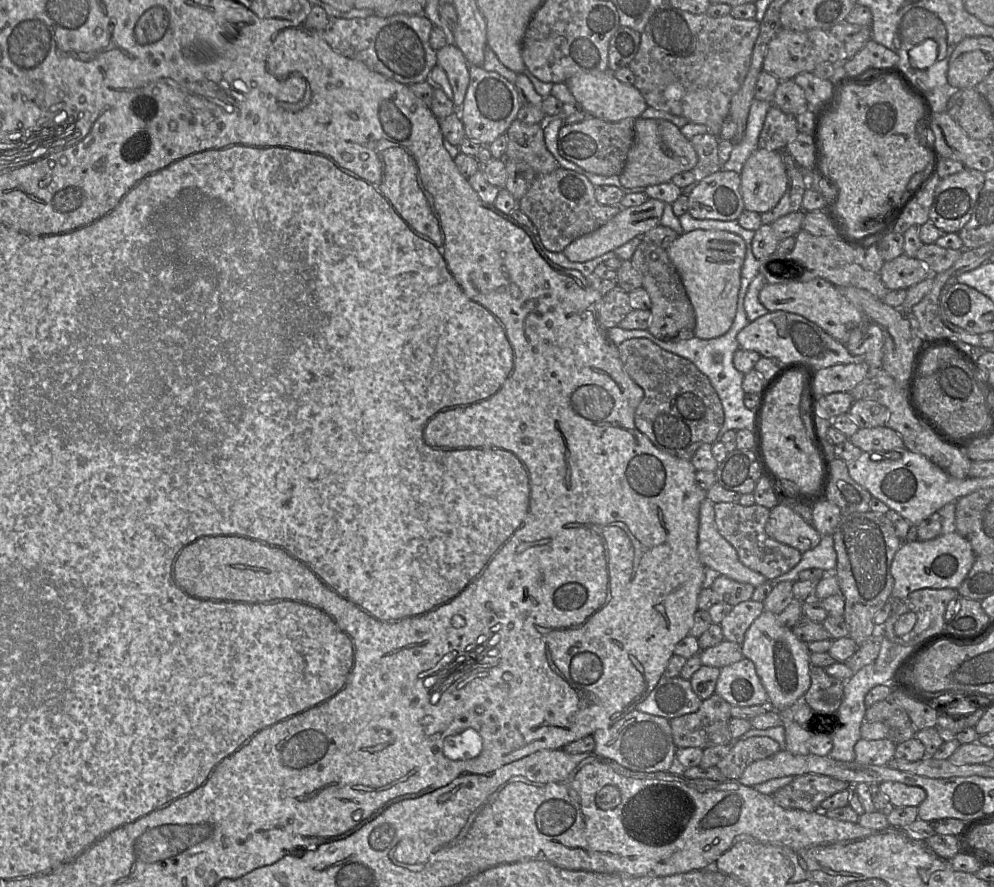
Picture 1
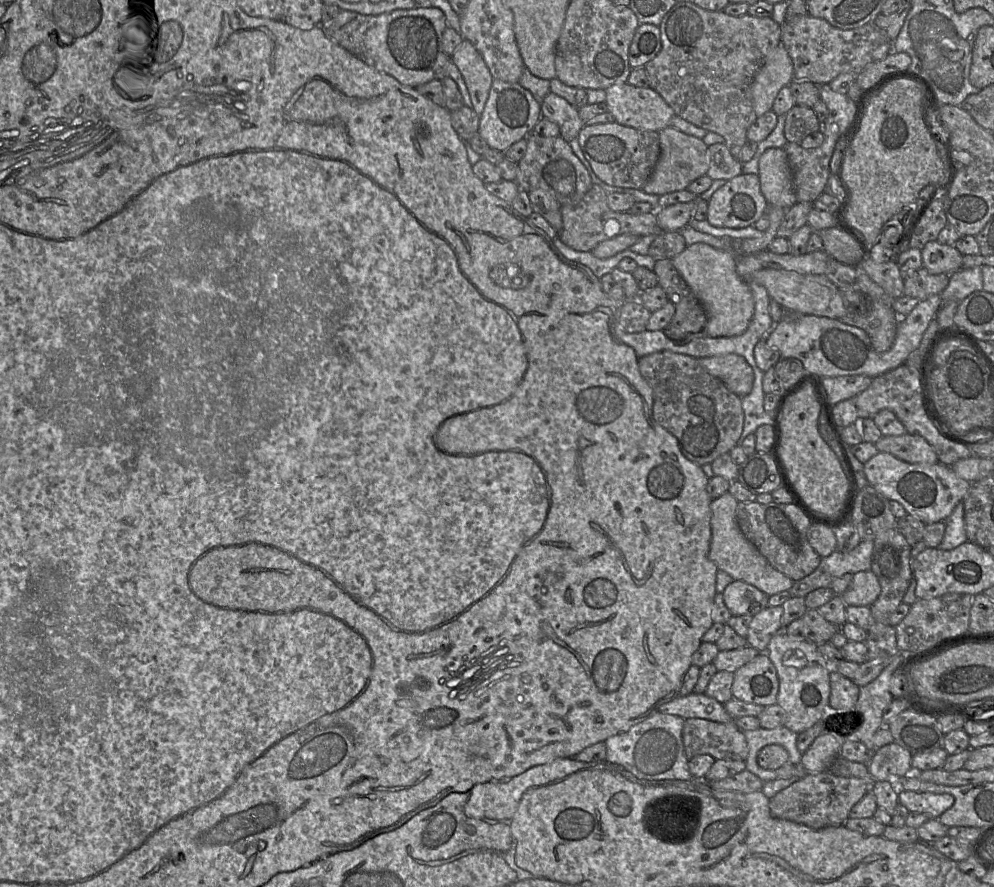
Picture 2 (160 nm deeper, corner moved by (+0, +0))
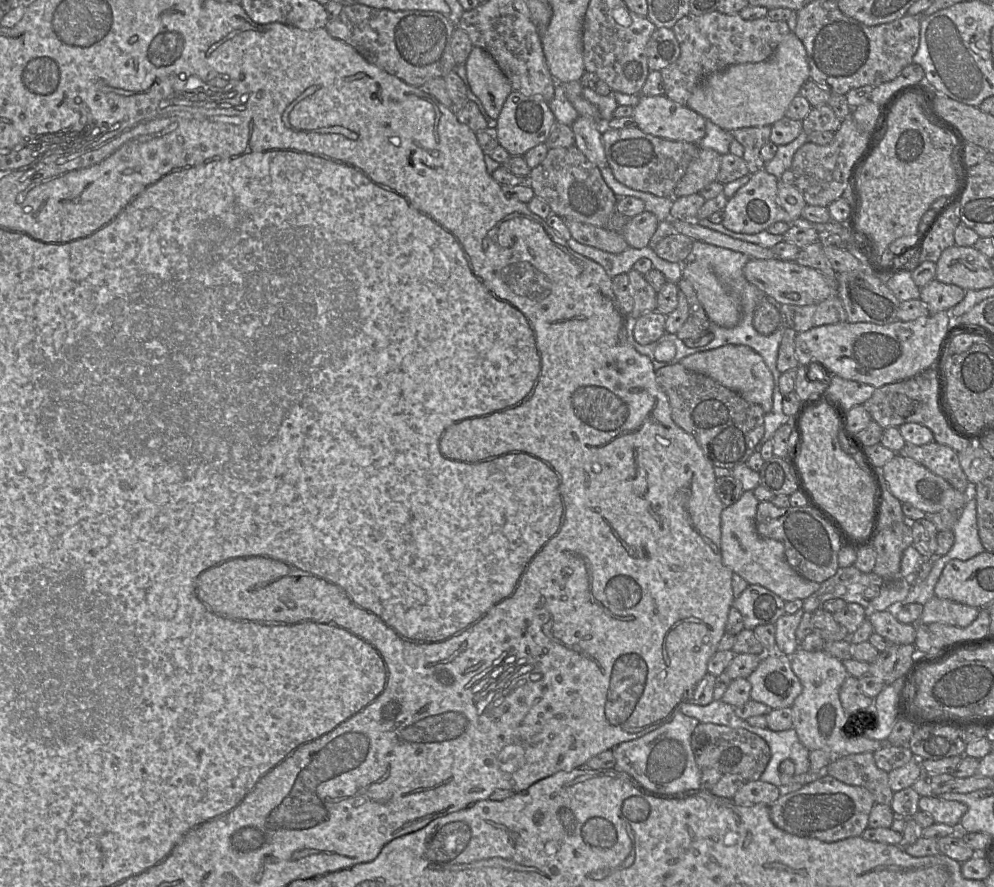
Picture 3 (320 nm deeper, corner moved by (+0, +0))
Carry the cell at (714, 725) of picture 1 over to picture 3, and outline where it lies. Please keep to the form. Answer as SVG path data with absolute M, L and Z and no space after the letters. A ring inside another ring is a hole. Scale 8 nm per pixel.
M700 722L691 736L691 748L700 769L714 768L723 774L736 774L746 781L760 780L766 769L771 751L760 736L743 728Z

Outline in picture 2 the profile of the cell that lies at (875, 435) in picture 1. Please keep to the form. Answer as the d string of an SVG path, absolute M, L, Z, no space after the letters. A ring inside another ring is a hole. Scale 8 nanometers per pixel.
M919 435L882 436L874 445L879 452L889 453L911 464L938 463L934 449Z

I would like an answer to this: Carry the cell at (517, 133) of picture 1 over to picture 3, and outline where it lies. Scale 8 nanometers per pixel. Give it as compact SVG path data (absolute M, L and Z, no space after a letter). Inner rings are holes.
M575 145L549 149L545 159L531 169L527 179L535 196L545 201L554 214L563 220L573 220L606 229L608 221L617 212L619 197L606 184L599 168Z

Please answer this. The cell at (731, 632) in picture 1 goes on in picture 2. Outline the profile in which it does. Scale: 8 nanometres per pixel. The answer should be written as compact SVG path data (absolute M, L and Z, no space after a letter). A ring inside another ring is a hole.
M768 606L752 616L746 636L748 645L760 652L766 652L772 637L777 633L785 633L781 623L782 613L782 606Z

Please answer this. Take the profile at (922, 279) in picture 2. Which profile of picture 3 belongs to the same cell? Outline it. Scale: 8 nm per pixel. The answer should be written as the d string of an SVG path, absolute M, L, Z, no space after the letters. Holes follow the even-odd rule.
M937 279L930 281L920 289L921 300L928 308L930 314L948 311L965 297L966 291L953 284L945 284Z

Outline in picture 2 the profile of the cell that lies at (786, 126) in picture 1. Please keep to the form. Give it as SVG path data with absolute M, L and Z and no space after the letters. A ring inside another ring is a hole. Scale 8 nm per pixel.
M795 105L784 115L784 135L789 143L800 143L822 124L813 108Z

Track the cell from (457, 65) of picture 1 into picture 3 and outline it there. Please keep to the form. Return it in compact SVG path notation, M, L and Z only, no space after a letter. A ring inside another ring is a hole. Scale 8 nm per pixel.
M479 47L472 48L464 66L469 87L481 101L490 125L513 88L493 57Z

